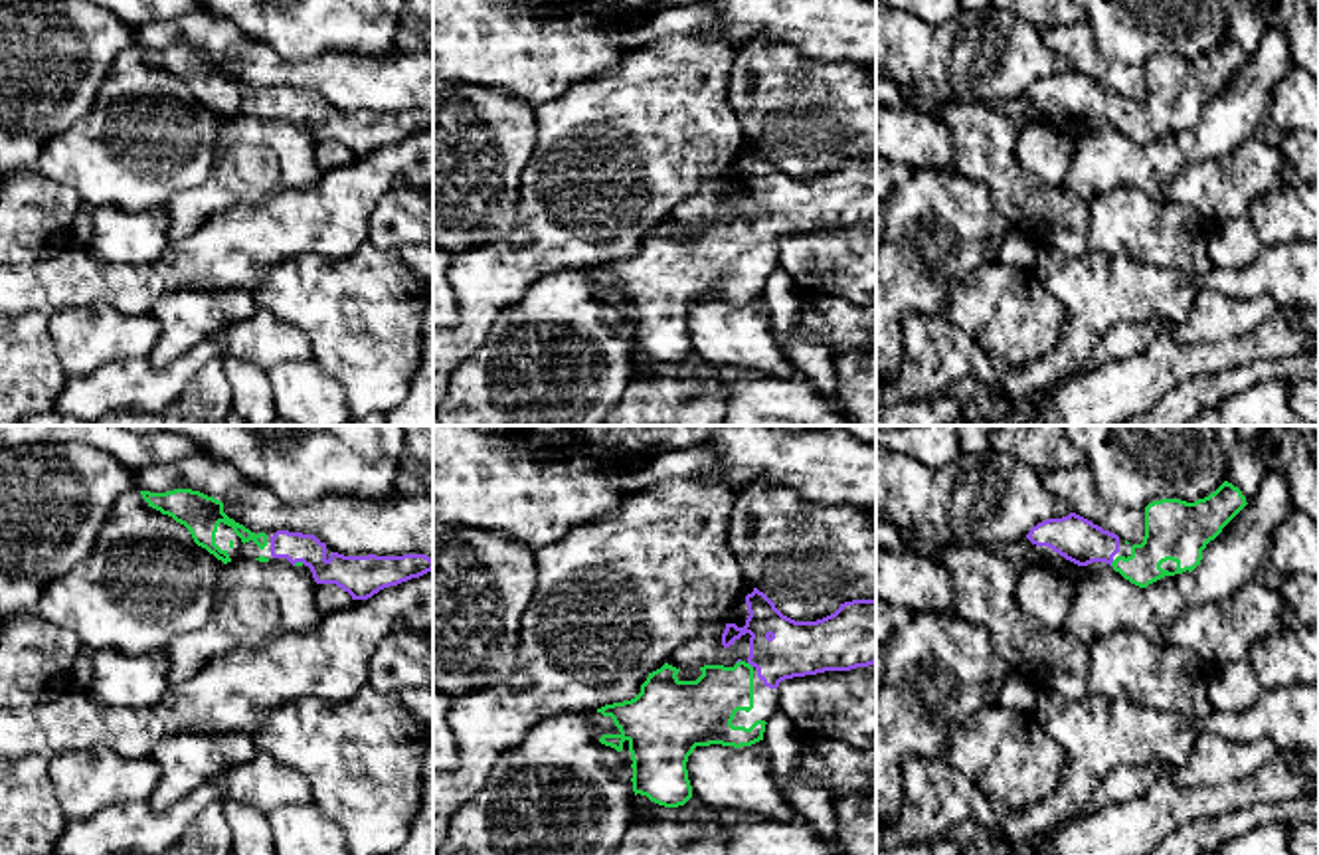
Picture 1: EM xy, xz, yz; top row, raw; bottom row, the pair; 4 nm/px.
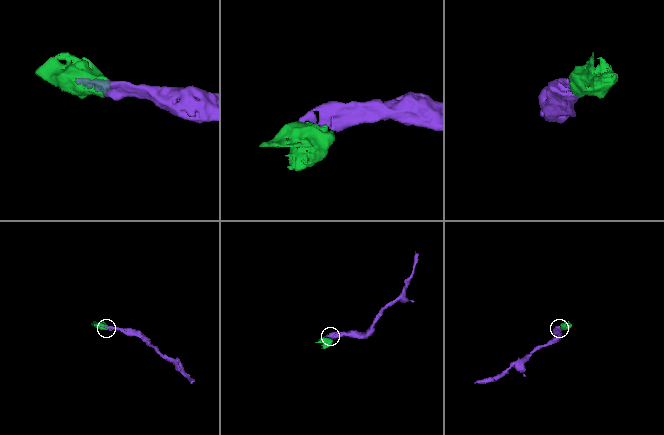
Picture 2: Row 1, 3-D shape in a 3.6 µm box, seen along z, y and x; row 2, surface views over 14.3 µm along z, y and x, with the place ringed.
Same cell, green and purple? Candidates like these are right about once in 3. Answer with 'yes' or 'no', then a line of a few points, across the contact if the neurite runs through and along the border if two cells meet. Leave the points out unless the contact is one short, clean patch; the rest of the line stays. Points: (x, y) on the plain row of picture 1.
yes; line xz (704, 264), (750, 222), (795, 204)

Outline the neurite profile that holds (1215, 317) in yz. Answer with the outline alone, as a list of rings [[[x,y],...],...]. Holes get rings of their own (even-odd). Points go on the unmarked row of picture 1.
[[[1200,289],[1196,291],[1188,317],[1167,332],[1185,342],[1218,342],[1258,329],[1275,311],[1277,303],[1270,297],[1240,301],[1210,289]]]

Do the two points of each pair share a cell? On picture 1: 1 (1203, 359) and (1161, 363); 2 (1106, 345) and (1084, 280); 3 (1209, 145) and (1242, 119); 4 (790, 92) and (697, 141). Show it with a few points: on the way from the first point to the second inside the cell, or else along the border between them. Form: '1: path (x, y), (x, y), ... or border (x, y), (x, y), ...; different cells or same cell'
1: path (1193, 359), (1171, 363); same cell
2: border (1149, 323), (1114, 325), (1096, 343), (1080, 373); different cells
3: path (1217, 137), (1234, 119); same cell
4: border (728, 72), (728, 101), (746, 137); different cells

